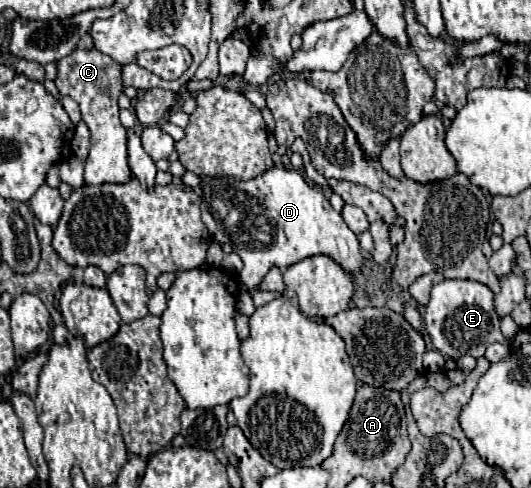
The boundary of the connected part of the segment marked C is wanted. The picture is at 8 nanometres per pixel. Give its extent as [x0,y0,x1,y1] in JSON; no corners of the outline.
[55,50,131,184]

